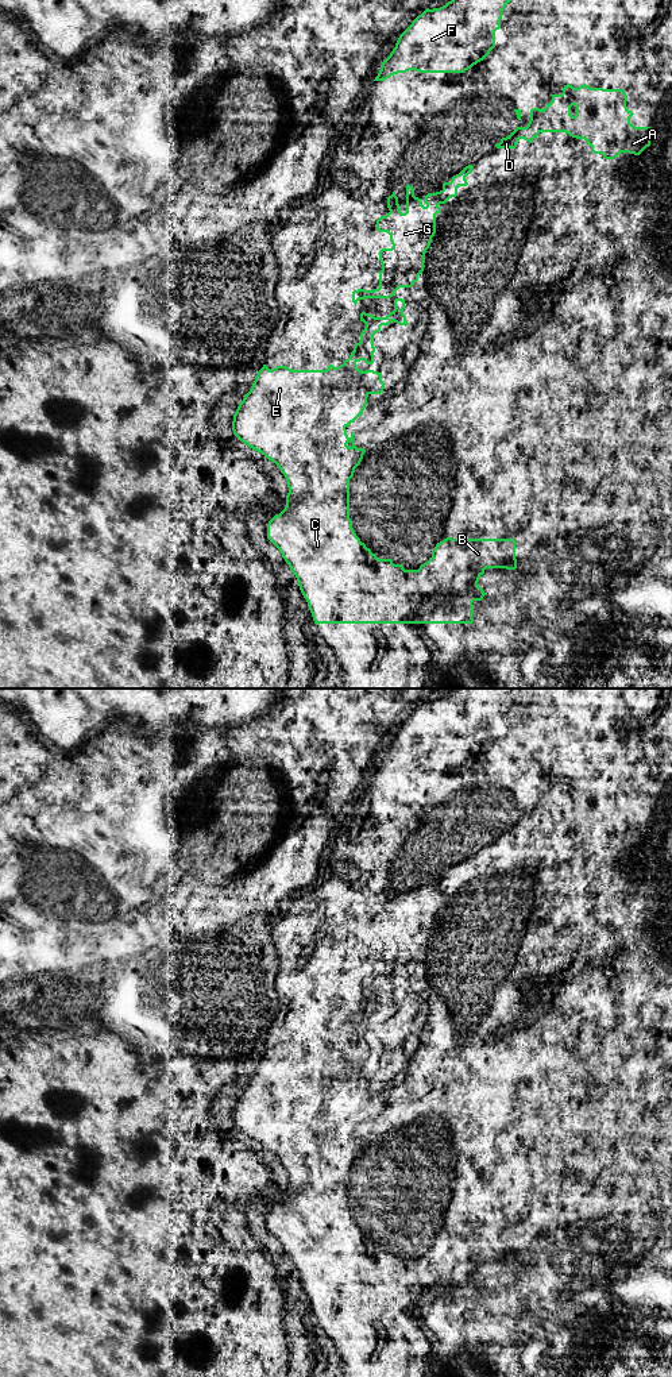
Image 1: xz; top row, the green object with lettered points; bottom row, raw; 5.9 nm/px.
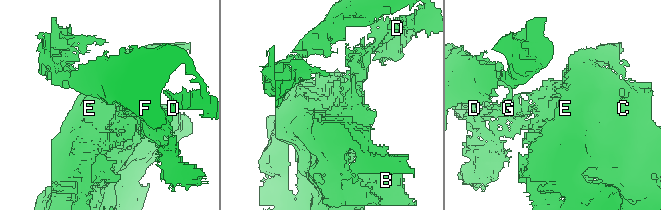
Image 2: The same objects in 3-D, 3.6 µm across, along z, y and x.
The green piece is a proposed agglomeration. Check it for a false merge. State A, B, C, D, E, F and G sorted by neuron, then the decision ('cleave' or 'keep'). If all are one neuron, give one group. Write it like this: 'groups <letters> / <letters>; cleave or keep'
groups A B C D E F G; keep

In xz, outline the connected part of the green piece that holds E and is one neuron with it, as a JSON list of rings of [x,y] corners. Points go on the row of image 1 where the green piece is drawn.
[[[394,300],[394,310],[386,317],[360,313],[366,324],[360,342],[343,364],[328,366],[327,370],[291,370],[277,366],[270,370],[266,364],[258,371],[250,392],[239,404],[232,421],[237,440],[260,452],[275,463],[287,481],[289,493],[285,509],[267,524],[267,539],[279,549],[297,578],[300,590],[308,602],[313,621],[318,624],[472,624],[472,602],[482,601],[487,593],[478,586],[486,568],[515,570],[514,539],[452,539],[437,543],[432,558],[418,570],[405,570],[391,559],[378,559],[356,536],[349,518],[349,479],[360,464],[364,448],[355,446],[354,432],[347,435],[347,427],[354,423],[367,405],[370,394],[381,394],[385,383],[382,373],[362,371],[356,363],[374,363],[374,335],[382,325],[391,321],[409,325],[403,315],[405,300]]]

